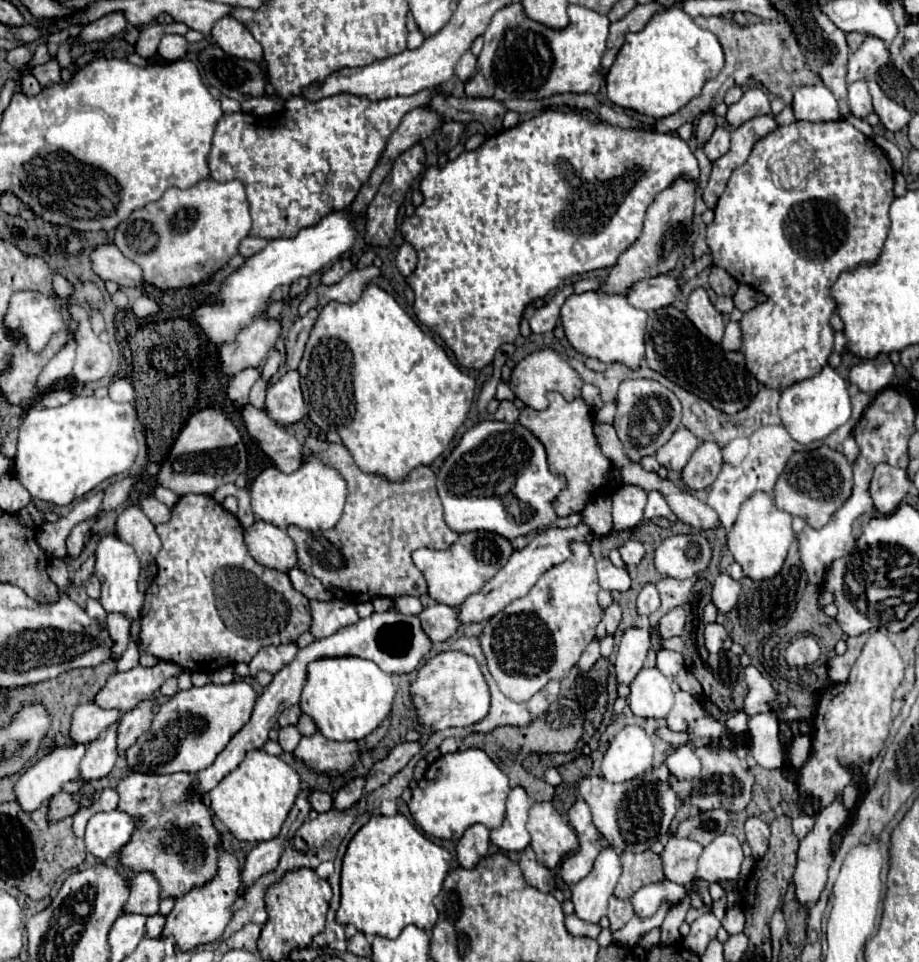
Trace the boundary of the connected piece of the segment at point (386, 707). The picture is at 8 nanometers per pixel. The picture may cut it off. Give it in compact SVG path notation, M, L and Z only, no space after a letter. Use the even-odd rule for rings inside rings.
M318 659L308 665L308 681L300 697L300 709L316 723L326 739L362 741L390 715L394 695L396 685L392 675L368 659Z

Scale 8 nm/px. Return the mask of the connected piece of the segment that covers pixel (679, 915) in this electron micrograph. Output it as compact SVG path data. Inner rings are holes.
M688 893L679 906L670 909L667 913L661 926L661 944L670 945L681 937L679 927L685 921L685 916L690 909L691 895L692 893Z

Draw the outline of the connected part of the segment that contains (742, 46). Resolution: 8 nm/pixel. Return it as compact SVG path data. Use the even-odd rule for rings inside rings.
M696 17L694 21L702 29L708 29L718 37L718 41L724 49L724 55L726 55L726 65L720 71L720 75L710 79L704 85L702 93L698 97L694 97L686 107L682 107L676 115L658 119L650 127L650 131L654 131L654 133L674 133L682 123L698 119L704 111L714 109L714 105L724 99L726 91L736 85L742 89L748 89L748 87L754 87L756 83L760 83L764 89L768 89L776 97L780 97L790 107L792 99L794 99L794 91L798 87L820 83L820 77L808 69L800 43L796 39L796 33L788 25L788 21L760 21L760 23L744 25L744 27L738 23L726 25L726 19L722 19L722 17Z

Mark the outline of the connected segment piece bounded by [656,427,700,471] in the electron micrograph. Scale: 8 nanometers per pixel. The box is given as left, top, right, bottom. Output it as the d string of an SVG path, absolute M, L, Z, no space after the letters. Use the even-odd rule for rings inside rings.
M680 427L670 437L670 441L660 447L660 451L656 453L656 459L668 471L682 471L698 445L700 441L688 429Z

